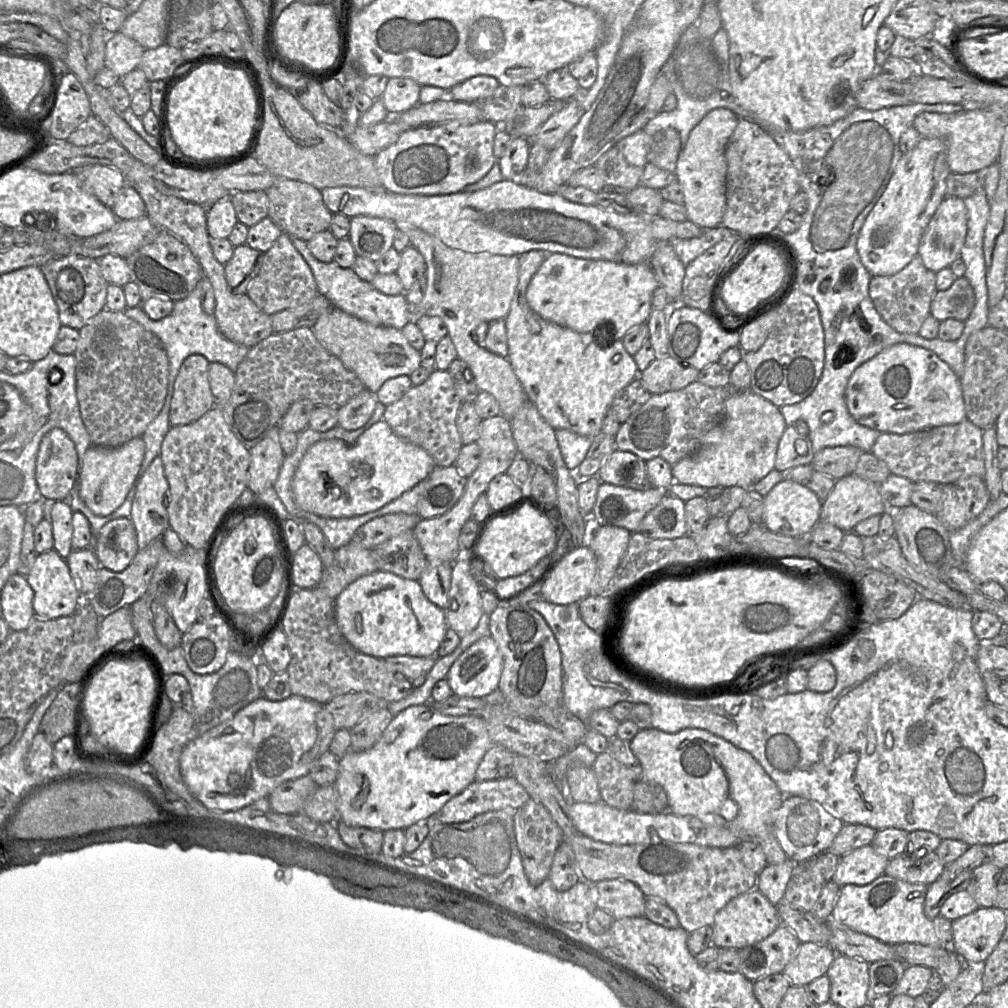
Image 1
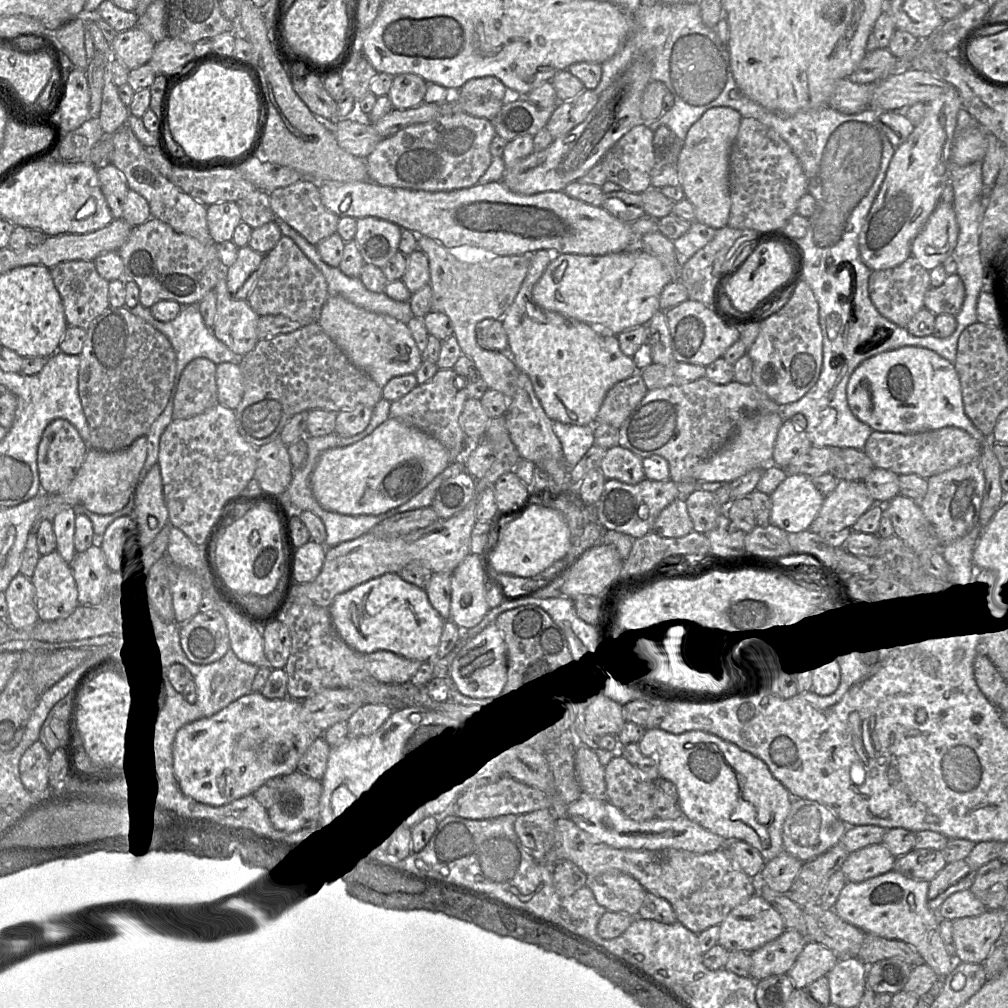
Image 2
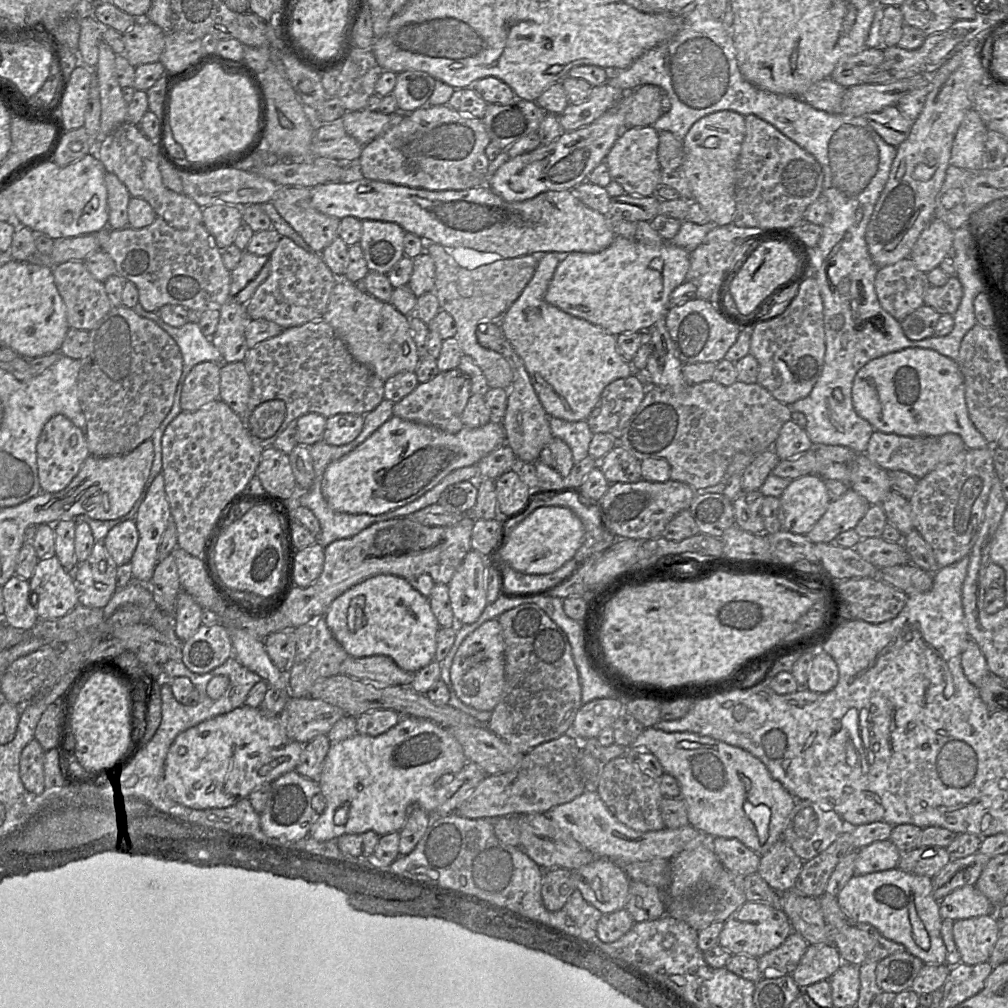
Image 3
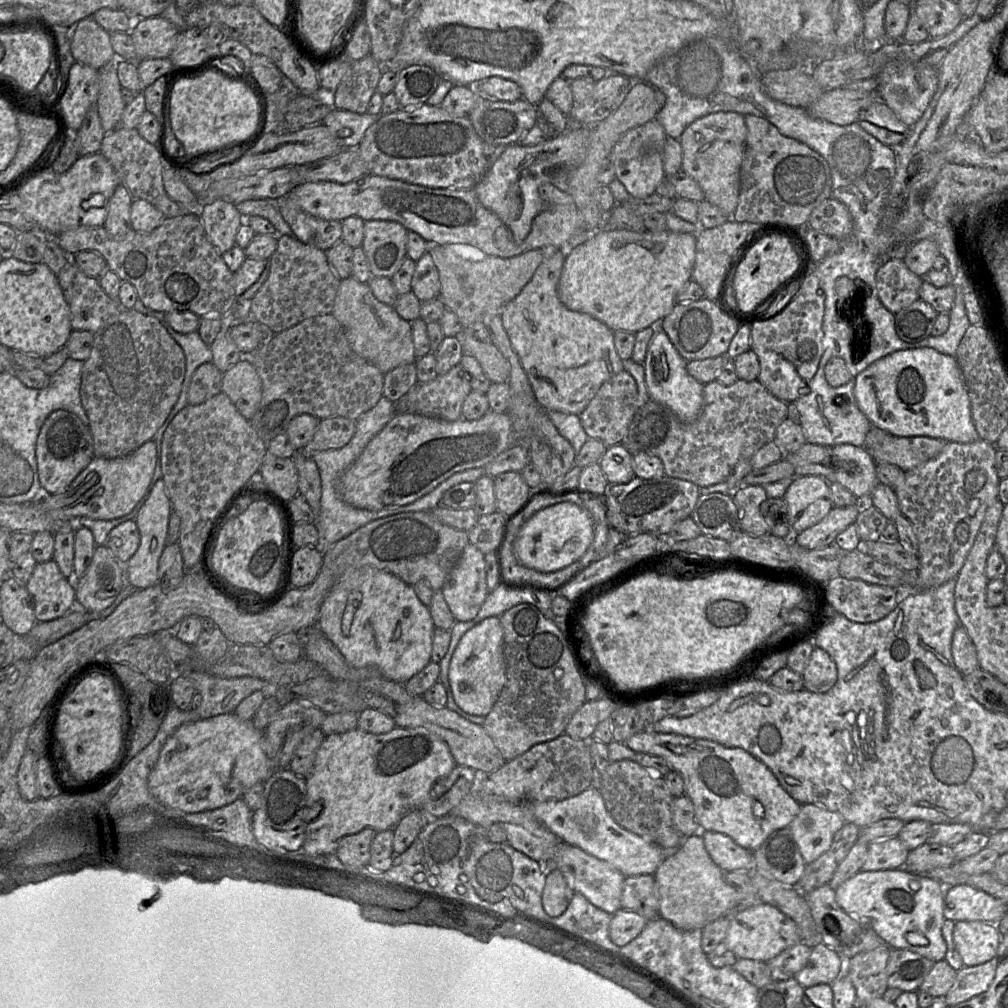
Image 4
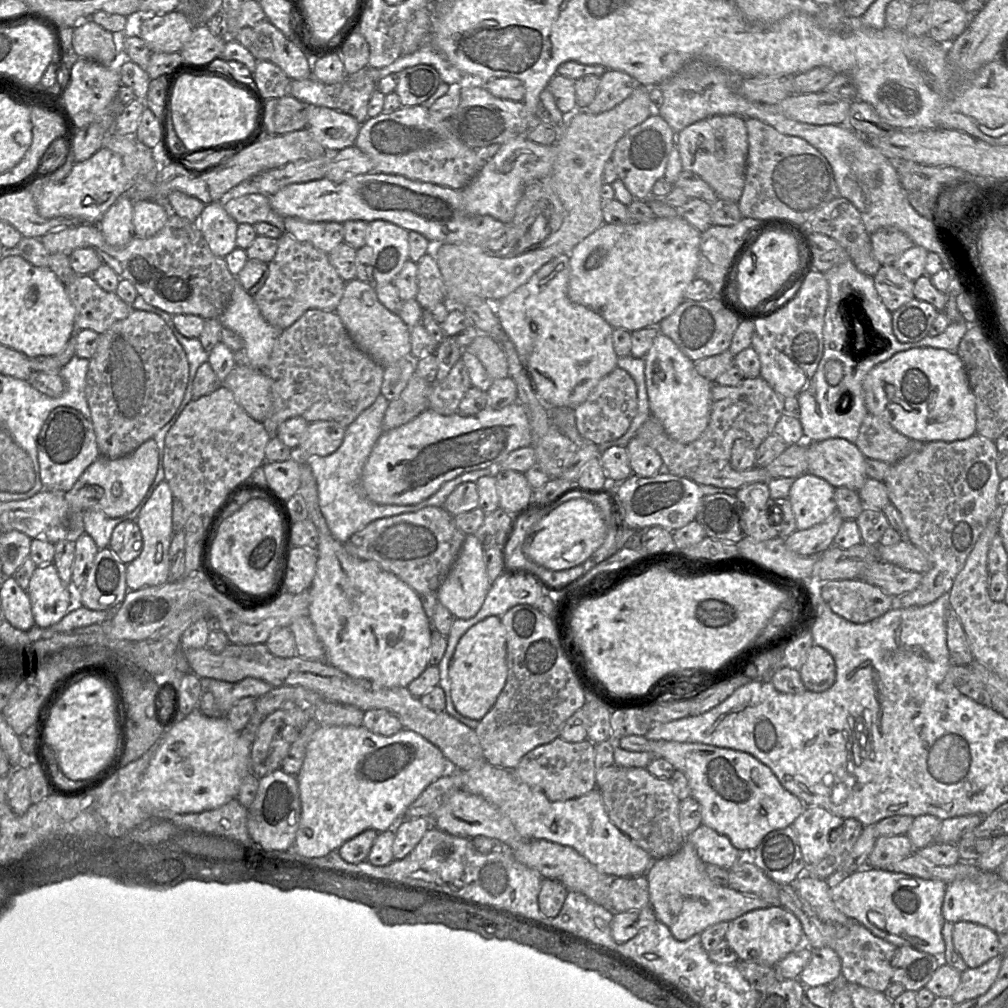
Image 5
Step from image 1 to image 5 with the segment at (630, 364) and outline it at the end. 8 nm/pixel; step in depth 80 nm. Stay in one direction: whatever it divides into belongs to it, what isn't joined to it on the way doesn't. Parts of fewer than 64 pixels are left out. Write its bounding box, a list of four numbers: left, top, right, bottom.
[494,254,618,409]

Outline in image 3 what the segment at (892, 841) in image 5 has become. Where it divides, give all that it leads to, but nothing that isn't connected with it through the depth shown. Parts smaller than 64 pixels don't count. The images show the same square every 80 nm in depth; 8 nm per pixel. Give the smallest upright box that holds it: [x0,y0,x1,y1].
[855,839,903,875]

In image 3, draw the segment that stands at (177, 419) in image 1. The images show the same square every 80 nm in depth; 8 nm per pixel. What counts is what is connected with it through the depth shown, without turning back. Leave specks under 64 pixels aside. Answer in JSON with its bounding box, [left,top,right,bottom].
[181,361,220,412]

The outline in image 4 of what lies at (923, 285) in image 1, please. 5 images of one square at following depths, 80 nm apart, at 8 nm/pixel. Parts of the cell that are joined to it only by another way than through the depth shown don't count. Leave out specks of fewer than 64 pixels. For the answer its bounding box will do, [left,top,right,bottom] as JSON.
[876,259,924,314]

